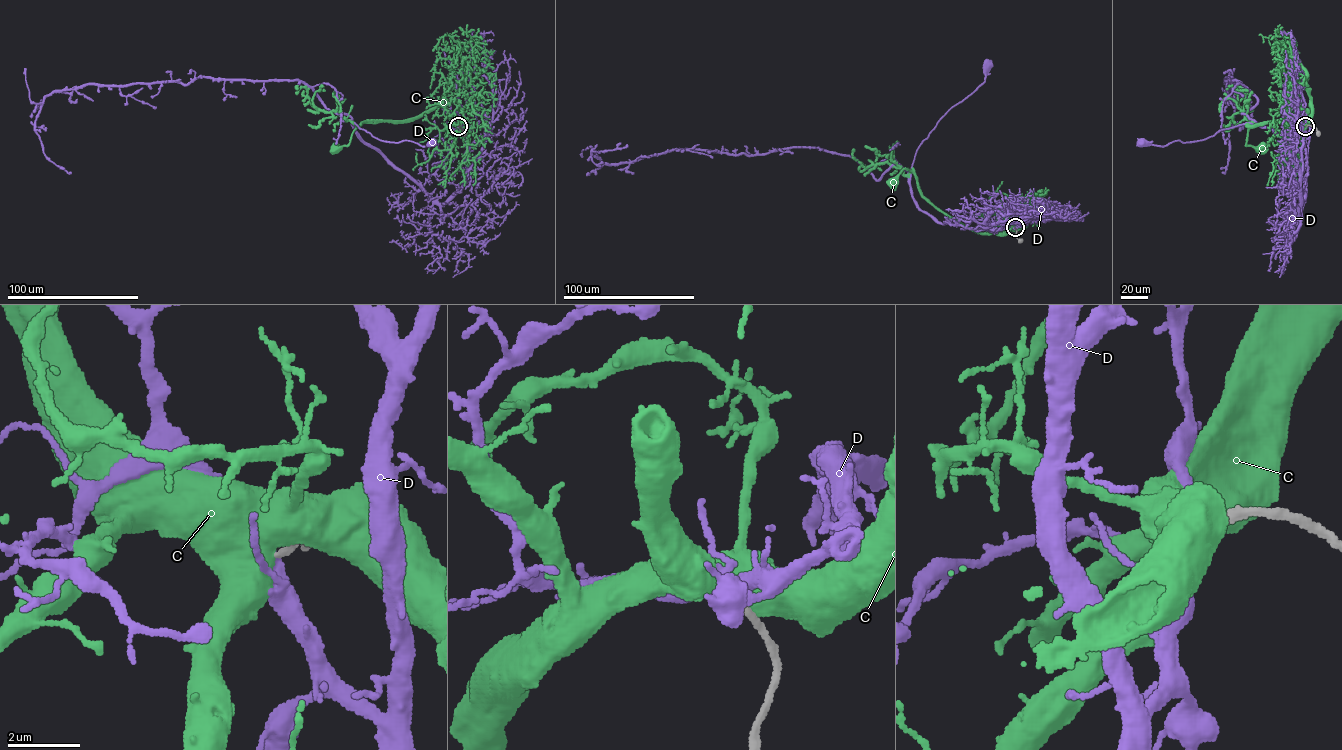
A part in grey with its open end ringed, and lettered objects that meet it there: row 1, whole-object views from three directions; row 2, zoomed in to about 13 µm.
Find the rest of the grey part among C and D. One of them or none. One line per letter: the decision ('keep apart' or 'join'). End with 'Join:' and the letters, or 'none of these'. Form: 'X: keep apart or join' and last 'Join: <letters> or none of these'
C: keep apart
D: keep apart
Join: none of these

